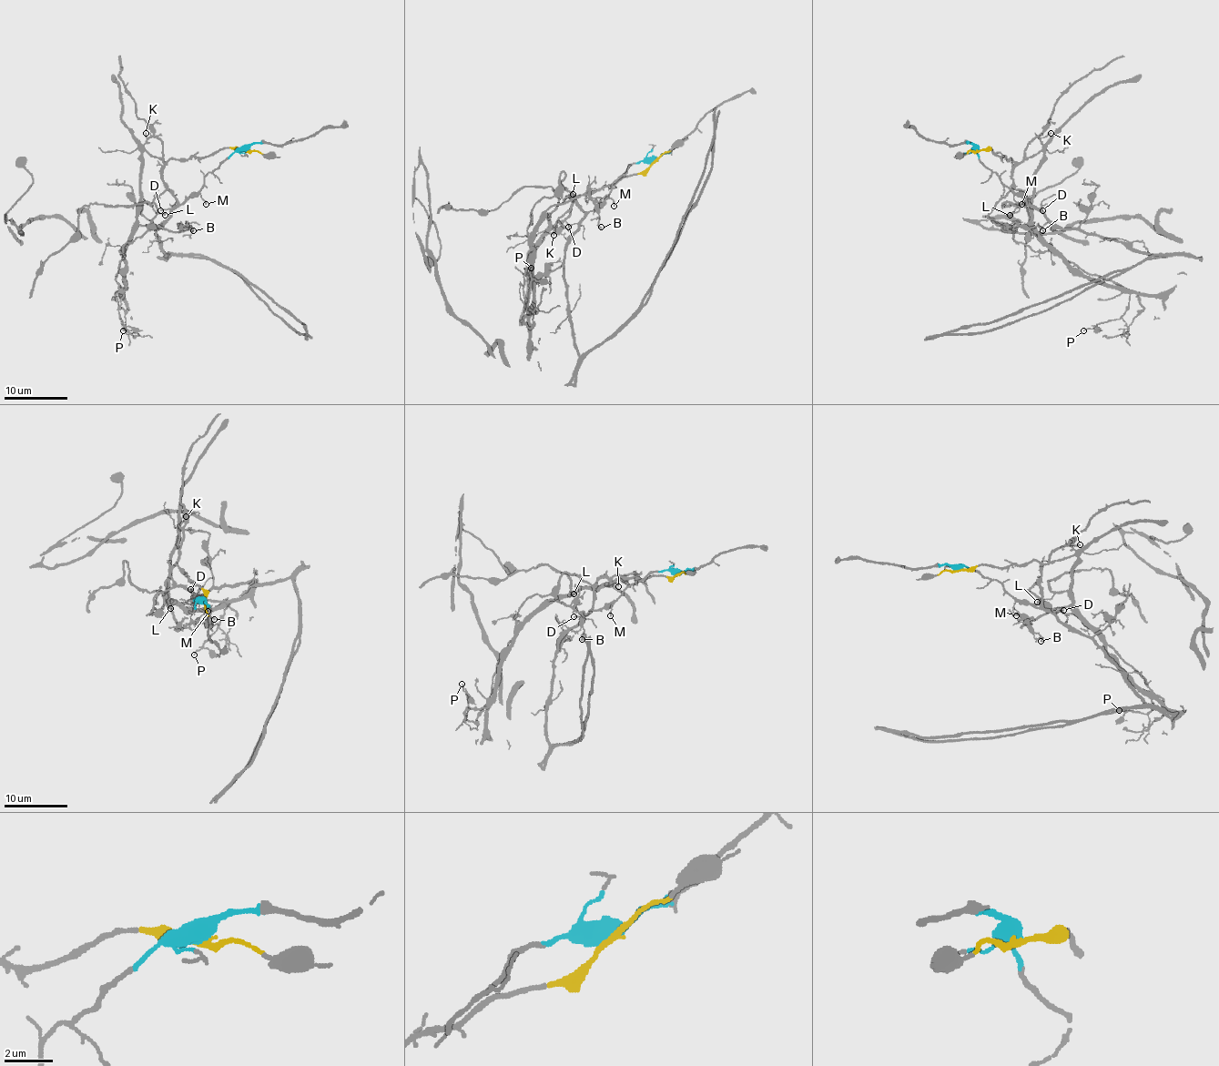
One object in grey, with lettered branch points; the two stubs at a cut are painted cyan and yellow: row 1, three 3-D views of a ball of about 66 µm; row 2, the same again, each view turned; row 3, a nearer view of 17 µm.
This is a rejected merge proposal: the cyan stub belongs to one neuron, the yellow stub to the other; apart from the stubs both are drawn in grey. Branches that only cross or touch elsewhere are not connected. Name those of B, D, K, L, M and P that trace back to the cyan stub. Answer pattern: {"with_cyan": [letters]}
{"with_cyan": ["D", "M"]}

